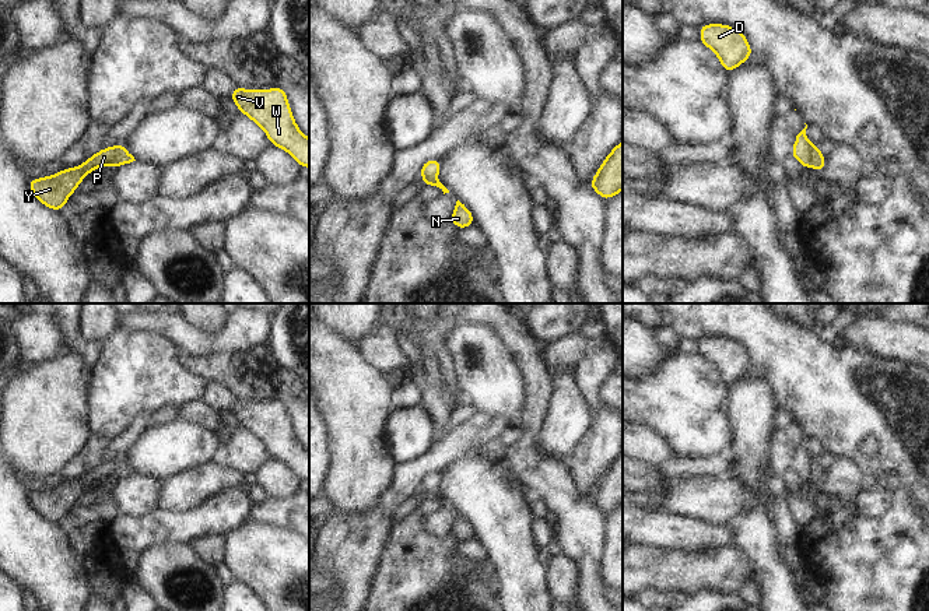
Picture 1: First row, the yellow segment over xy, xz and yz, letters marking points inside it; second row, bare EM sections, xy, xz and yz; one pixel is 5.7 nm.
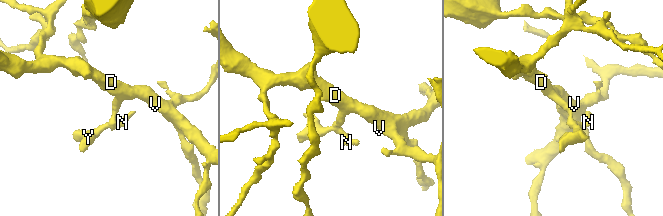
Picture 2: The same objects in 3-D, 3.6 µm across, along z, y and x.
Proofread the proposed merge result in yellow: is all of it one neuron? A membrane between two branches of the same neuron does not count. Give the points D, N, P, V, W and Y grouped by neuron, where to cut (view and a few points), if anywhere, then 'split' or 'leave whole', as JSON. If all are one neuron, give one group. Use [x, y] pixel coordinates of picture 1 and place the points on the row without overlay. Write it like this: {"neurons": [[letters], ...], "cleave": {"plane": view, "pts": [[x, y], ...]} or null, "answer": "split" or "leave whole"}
{"neurons": [["D", "V", "W"], ["N", "P", "Y"]], "cleave": {"plane": "yz", "pts": [[810, 459], [812, 480]]}, "answer": "split"}

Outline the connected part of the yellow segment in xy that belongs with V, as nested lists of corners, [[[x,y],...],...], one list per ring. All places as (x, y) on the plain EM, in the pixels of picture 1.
[[[235,400],[229,408],[241,428],[246,428],[267,449],[270,459],[287,464],[301,481],[309,481],[309,452],[297,439],[287,403],[245,403]]]

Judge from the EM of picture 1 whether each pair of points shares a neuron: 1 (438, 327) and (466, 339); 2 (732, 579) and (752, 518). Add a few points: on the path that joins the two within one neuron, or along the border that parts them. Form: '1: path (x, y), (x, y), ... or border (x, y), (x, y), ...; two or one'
1: border (458, 323), (447, 334), (447, 348), (454, 364); two
2: border (735, 545), (753, 569), (756, 579); two

